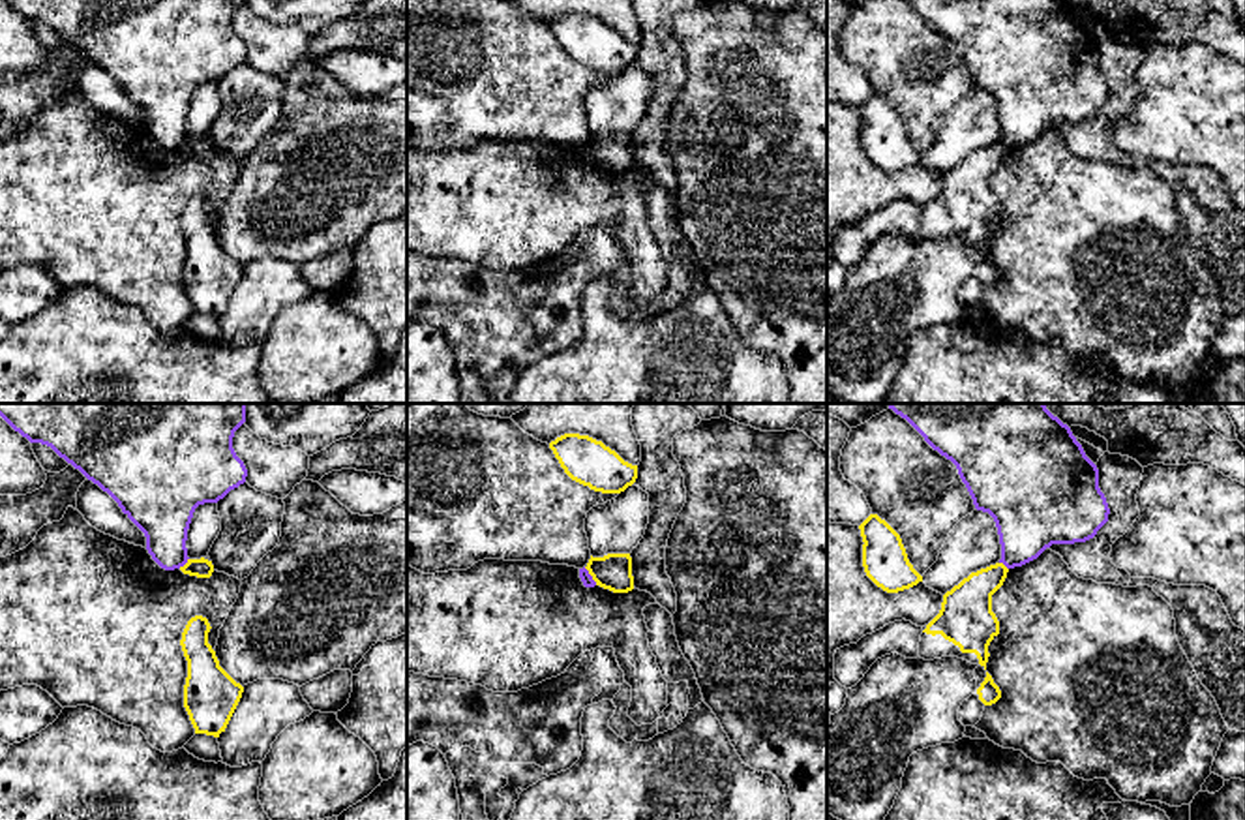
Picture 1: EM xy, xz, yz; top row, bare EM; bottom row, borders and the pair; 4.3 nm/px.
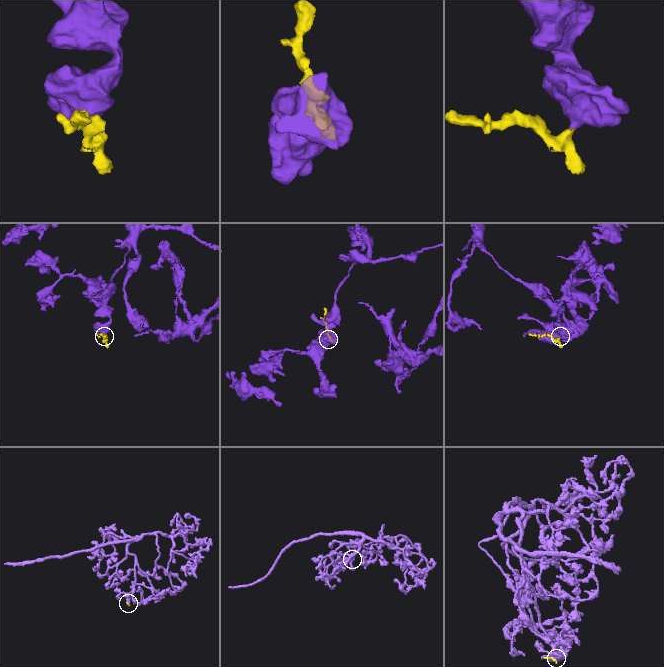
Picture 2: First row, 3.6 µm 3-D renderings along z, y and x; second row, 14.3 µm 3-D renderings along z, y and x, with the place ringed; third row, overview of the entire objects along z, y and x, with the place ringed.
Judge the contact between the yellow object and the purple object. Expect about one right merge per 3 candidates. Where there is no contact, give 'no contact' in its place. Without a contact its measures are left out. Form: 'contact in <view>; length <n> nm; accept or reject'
contact in xz; length 100 nm; reject

